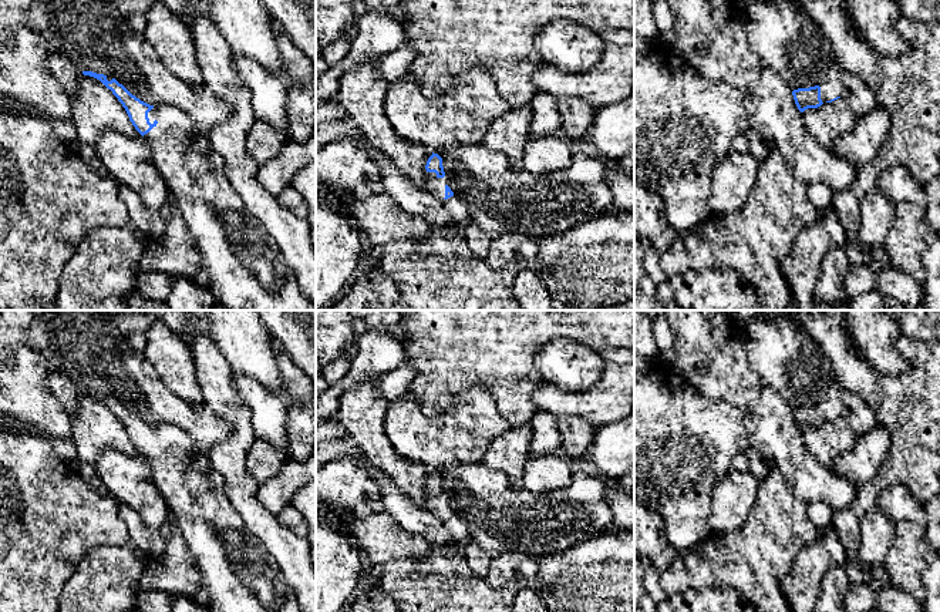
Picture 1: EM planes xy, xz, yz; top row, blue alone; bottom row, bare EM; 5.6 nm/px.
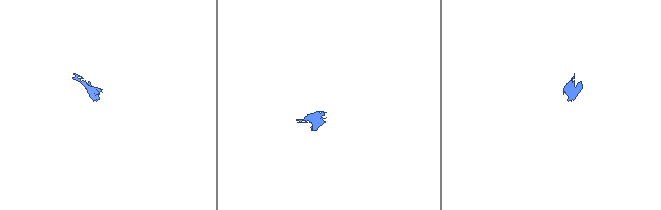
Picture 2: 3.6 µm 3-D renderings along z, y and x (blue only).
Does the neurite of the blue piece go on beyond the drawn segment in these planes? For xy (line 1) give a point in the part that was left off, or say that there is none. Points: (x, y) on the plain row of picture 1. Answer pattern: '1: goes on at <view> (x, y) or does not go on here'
1: goes on at xy (238, 572)

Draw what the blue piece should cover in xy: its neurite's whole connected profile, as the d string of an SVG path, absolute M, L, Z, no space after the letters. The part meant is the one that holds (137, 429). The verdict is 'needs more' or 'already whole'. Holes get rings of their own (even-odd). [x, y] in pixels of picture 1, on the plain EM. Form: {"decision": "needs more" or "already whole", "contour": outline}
{"decision": "needs more", "contour": "M82 390L100 399L125 427L135 448L152 467L152 481L164 495L169 511L192 554L195 569L209 593L212 612L301 612L292 585L267 549L246 529L237 510L225 492L225 481L216 470L202 471L193 461L198 451L189 434L172 424L149 424L132 414L111 394Z"}

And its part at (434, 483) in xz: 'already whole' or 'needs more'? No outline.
needs more

